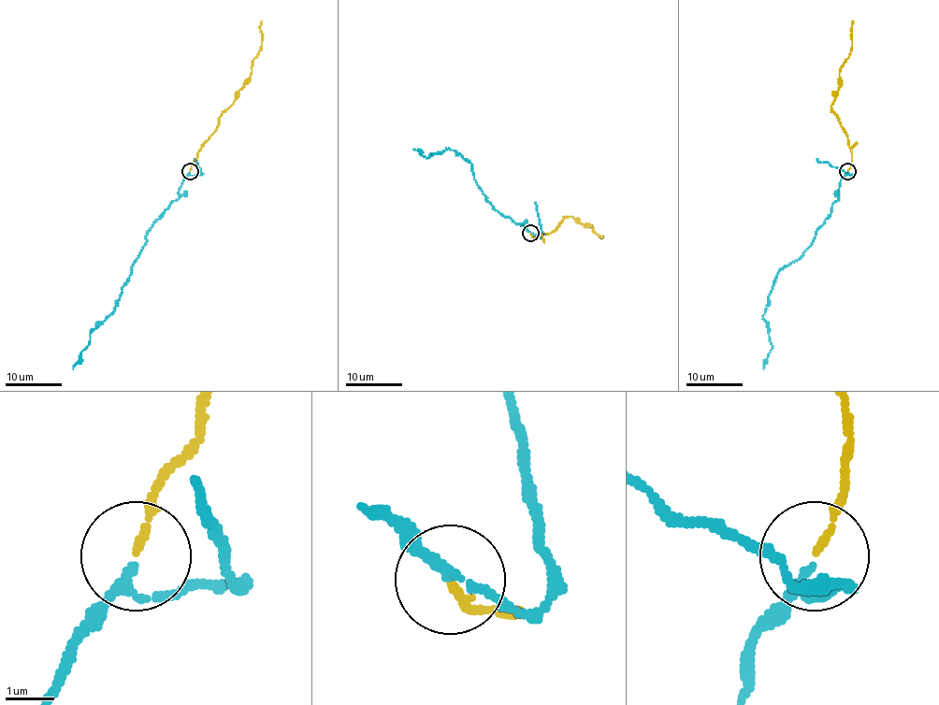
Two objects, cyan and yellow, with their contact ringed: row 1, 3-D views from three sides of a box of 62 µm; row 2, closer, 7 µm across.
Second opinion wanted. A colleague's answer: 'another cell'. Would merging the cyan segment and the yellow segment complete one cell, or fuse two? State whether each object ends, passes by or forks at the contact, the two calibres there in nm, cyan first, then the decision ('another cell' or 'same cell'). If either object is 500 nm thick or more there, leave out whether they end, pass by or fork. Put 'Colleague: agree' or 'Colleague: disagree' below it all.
cyan passes by; yellow ends there; 160 nm thick on the cyan side, 130 nm on the other; same cell
Colleague: disagree

